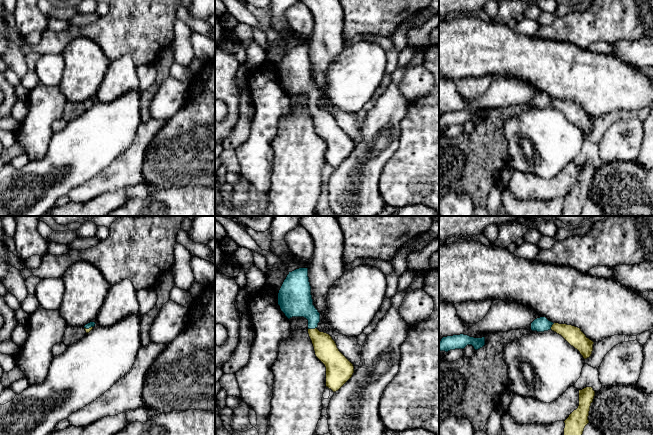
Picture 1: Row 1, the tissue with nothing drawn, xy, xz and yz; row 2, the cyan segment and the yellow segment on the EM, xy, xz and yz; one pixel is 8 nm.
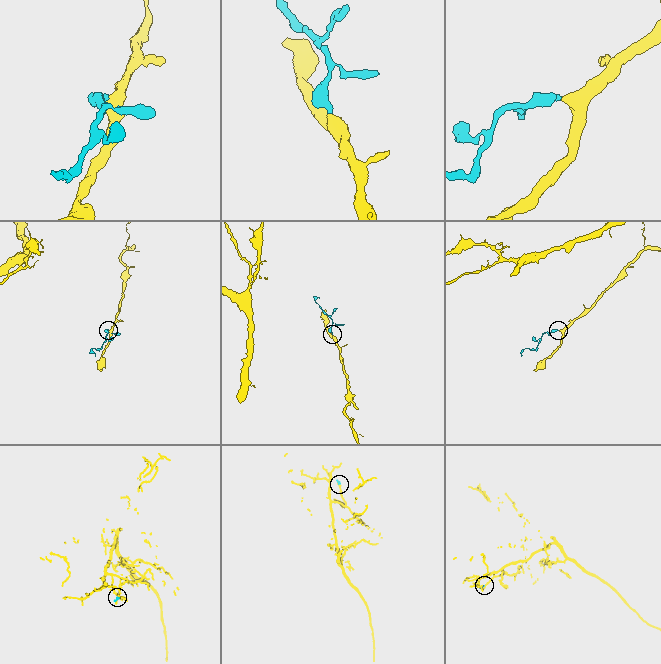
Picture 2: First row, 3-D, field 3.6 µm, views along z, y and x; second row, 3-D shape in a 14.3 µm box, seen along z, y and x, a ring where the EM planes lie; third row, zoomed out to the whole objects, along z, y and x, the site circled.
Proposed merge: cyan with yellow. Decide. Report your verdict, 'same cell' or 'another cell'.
same cell

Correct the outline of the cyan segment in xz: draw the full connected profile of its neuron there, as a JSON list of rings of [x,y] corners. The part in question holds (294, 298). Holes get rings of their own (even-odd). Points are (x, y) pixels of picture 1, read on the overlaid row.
[[[308,268],[289,272],[279,290],[278,305],[288,319],[304,317],[308,320],[315,355],[326,367],[326,387],[338,391],[352,377],[354,366],[339,351],[332,337],[317,329],[320,313],[313,305]]]

